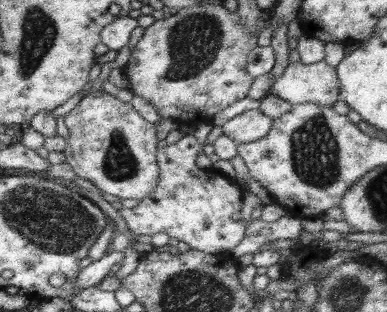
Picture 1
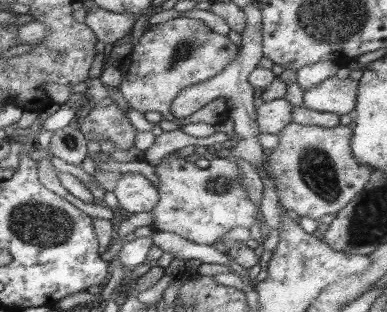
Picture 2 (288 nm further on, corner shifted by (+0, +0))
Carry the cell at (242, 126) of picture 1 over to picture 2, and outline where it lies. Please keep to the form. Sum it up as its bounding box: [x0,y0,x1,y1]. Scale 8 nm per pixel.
[255,100,293,134]

